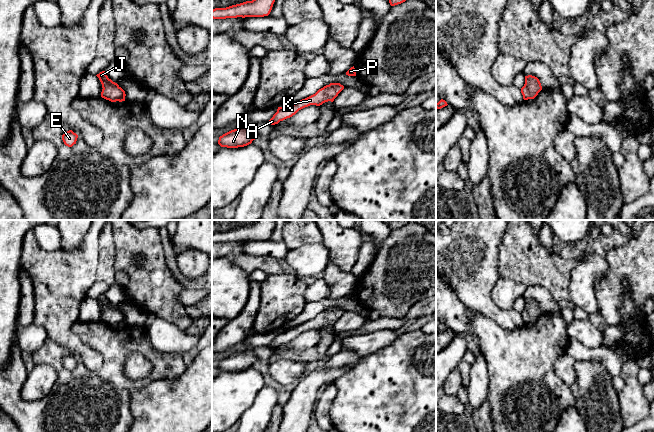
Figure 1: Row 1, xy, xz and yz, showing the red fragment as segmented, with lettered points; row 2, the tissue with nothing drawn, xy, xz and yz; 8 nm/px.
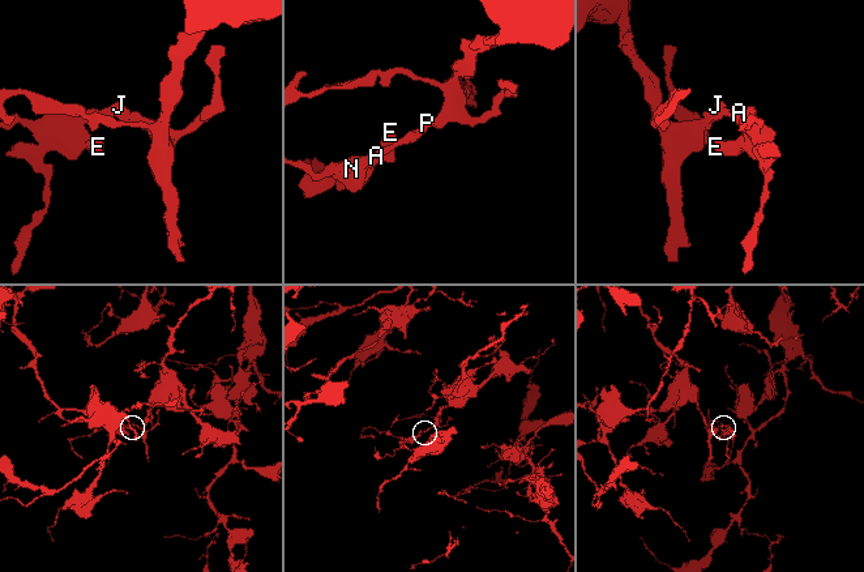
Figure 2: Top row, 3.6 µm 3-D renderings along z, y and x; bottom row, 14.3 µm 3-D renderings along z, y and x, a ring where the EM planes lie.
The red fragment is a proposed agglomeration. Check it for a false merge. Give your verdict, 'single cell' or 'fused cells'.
single cell

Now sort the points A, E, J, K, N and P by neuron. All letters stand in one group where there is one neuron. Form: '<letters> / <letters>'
A E J K N P

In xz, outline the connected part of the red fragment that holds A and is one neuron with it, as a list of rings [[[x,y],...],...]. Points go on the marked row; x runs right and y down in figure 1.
[[[330,83],[319,89],[315,94],[302,99],[294,104],[284,107],[278,107],[277,112],[269,120],[271,125],[278,124],[287,118],[295,115],[299,110],[308,107],[310,105],[320,106],[325,102],[331,101],[338,96],[338,94],[344,89],[344,86],[340,83]]]

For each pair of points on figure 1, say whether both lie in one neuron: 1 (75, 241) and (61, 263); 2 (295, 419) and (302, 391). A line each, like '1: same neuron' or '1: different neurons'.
1: different neurons
2: same neuron

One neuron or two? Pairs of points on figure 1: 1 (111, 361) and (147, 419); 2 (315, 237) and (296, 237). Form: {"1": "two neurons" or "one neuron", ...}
{"1": "two neurons", "2": "one neuron"}

